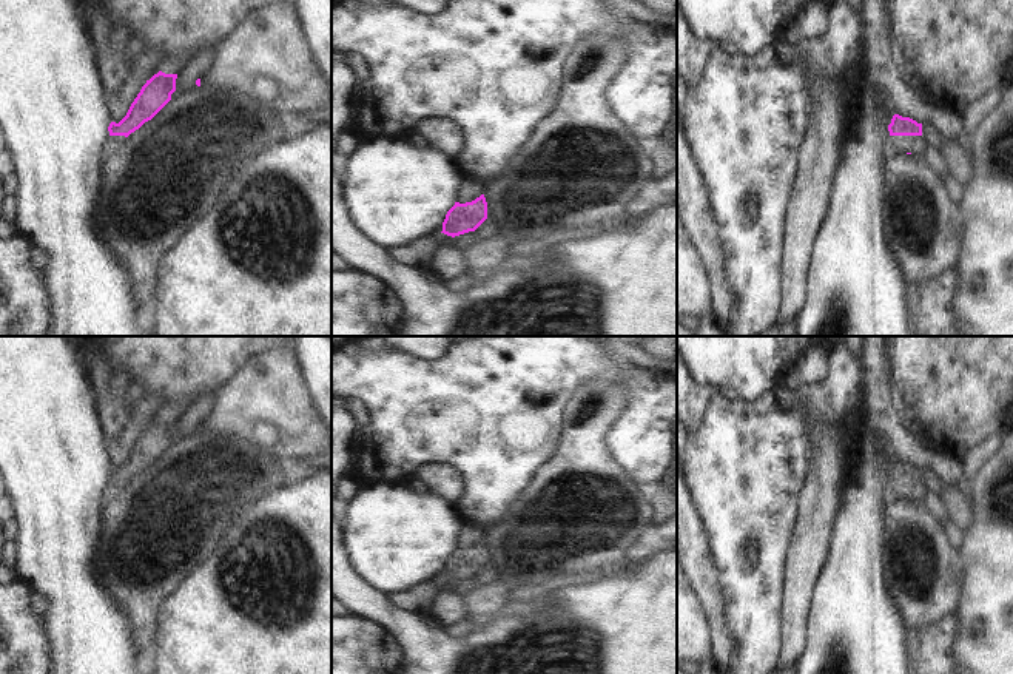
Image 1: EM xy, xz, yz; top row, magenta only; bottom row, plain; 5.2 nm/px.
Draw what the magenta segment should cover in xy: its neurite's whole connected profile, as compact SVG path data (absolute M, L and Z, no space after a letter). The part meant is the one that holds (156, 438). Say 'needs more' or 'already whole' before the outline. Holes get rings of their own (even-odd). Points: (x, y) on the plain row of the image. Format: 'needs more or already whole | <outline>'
needs more | M159 416L146 426L126 461L119 469L109 469L109 483L105 492L106 501L116 498L131 478L151 466L171 446L171 440L176 436L176 424L177 420Z

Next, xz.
already whole | M484 540L472 548L455 548L455 551L446 560L441 578L455 583L469 577L475 577L486 564L487 548Z

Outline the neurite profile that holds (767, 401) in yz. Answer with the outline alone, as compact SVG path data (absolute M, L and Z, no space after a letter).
M766 392L766 393L763 393L757 399L757 403L756 403L756 412L763 416L768 412L771 412L772 409L776 409L776 396L774 396L774 392Z

